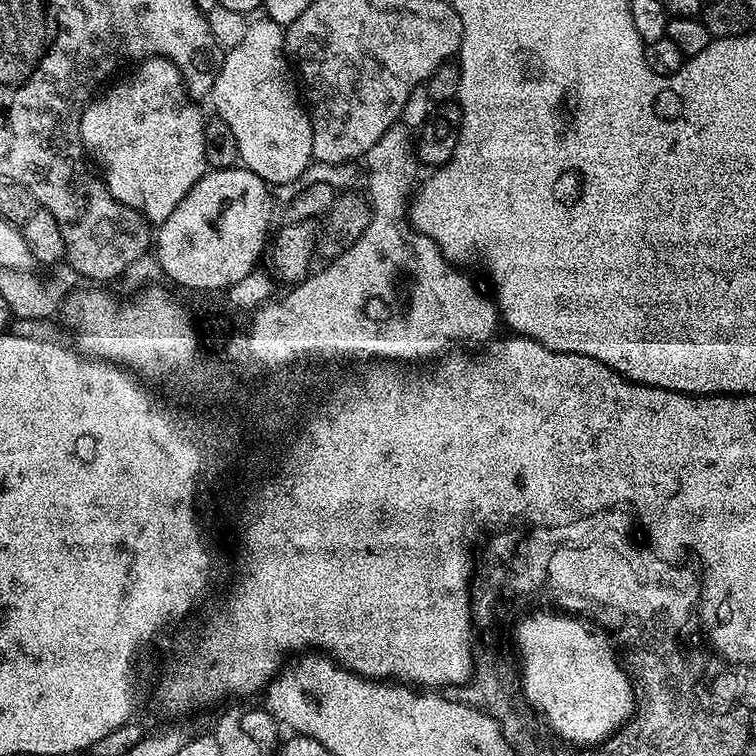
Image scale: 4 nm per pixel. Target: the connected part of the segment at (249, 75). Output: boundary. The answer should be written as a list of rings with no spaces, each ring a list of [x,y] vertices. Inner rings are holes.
[[[253,19],[249,23],[246,38],[242,38],[242,42],[238,42],[238,46],[225,51],[224,61],[212,87],[210,103],[216,107],[215,115],[224,120],[226,126],[230,126],[234,138],[238,138],[240,160],[245,165],[260,166],[256,164],[264,164],[265,173],[288,172],[286,173],[287,179],[292,180],[298,178],[306,170],[308,164],[314,160],[312,117],[309,109],[302,103],[302,96],[298,91],[298,84],[294,79],[289,57],[286,55],[285,29],[270,19],[259,19],[256,21]]]

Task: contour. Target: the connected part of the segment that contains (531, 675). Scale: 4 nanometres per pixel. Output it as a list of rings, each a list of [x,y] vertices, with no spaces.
[[[540,617],[515,630],[514,640],[524,644],[528,660],[526,686],[530,698],[546,710],[550,720],[574,740],[596,740],[610,730],[619,731],[635,711],[632,682],[624,682],[619,673],[621,663],[608,656],[600,641],[592,640],[583,628],[564,620]]]

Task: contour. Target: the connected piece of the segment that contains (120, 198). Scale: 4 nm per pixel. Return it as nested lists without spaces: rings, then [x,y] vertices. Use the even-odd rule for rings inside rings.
[[[153,56],[151,60],[143,61],[135,69],[135,72],[136,77],[133,80],[128,80],[125,84],[113,83],[111,85],[111,88],[113,88],[110,92],[106,93],[105,96],[103,94],[99,95],[89,103],[80,119],[80,137],[82,138],[85,149],[91,155],[93,152],[96,155],[97,162],[104,167],[102,179],[107,184],[110,194],[114,194],[114,198],[118,203],[125,204],[141,212],[149,225],[159,226],[163,220],[170,218],[170,214],[174,214],[174,206],[178,206],[178,202],[182,202],[182,198],[186,198],[186,194],[190,189],[204,177],[205,172],[209,171],[208,159],[206,158],[206,138],[204,137],[206,116],[200,113],[200,108],[196,105],[199,103],[193,97],[189,96],[187,88],[184,87],[184,80],[180,76],[180,71],[172,65],[171,60],[162,56]]]

